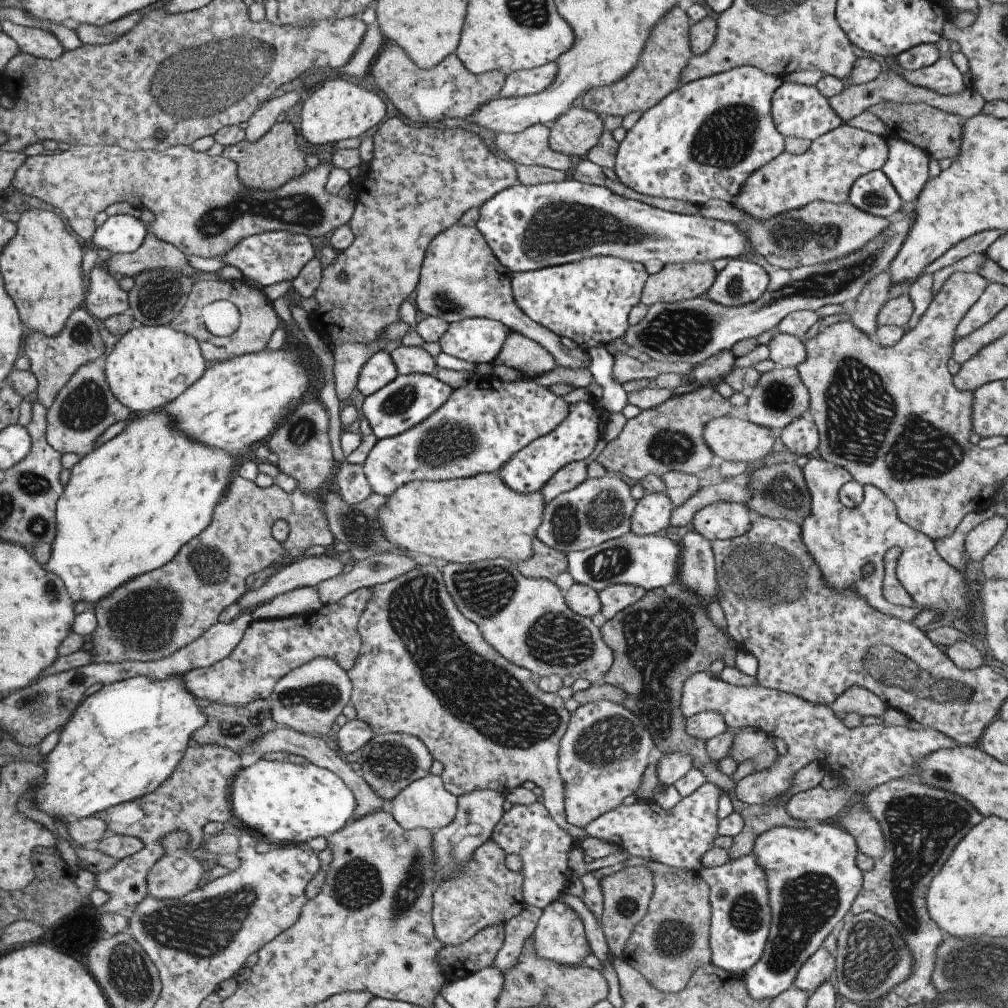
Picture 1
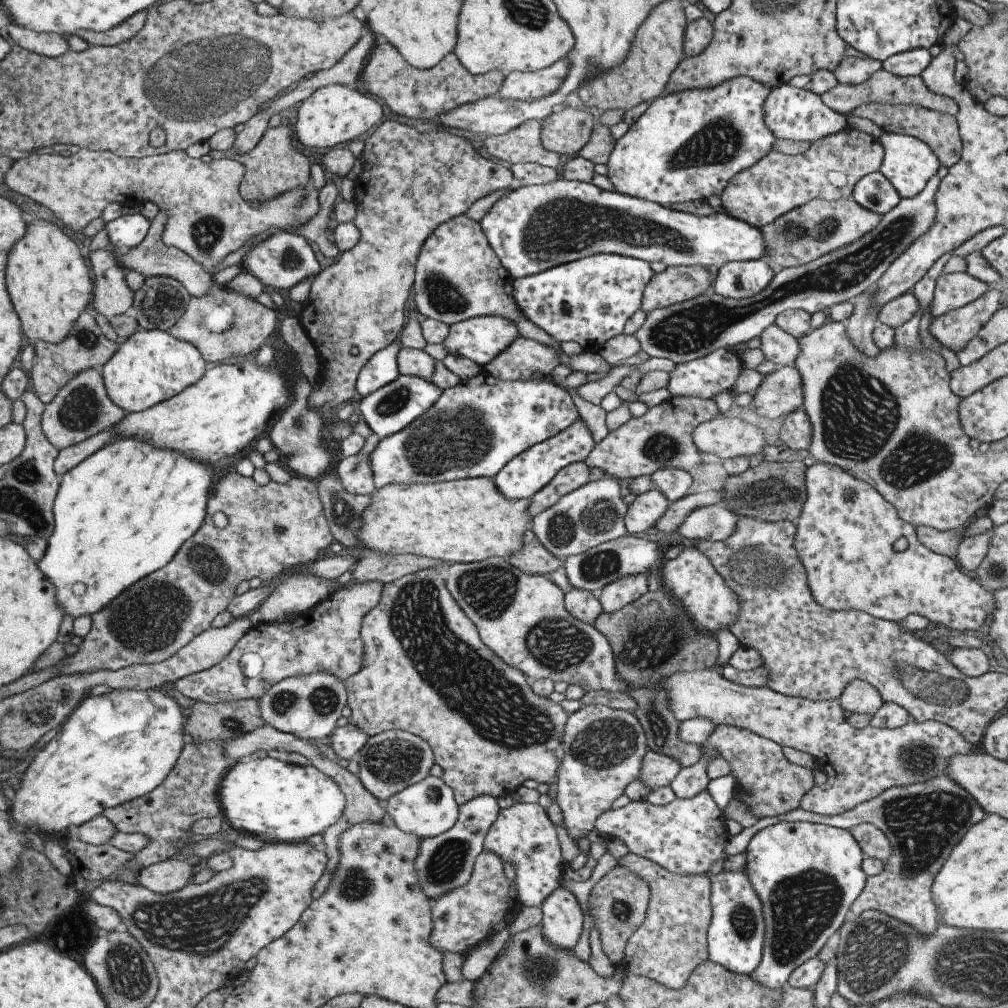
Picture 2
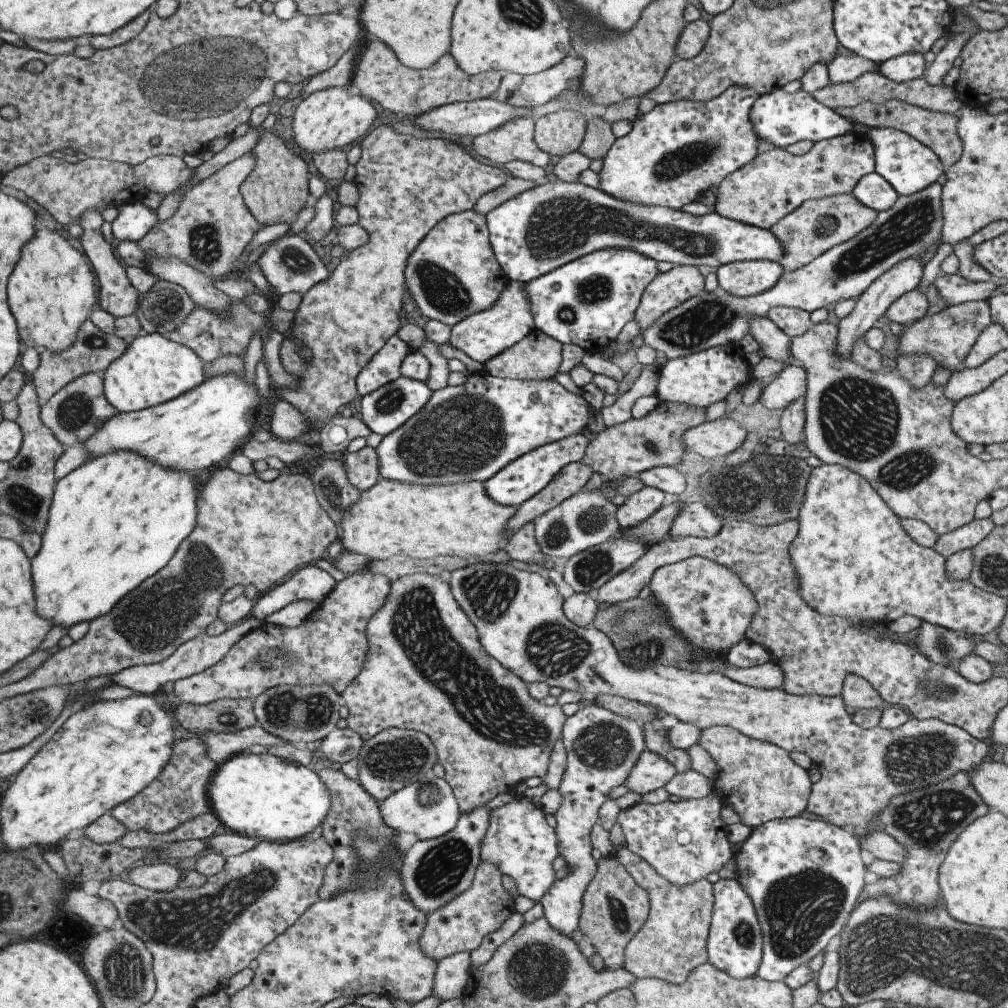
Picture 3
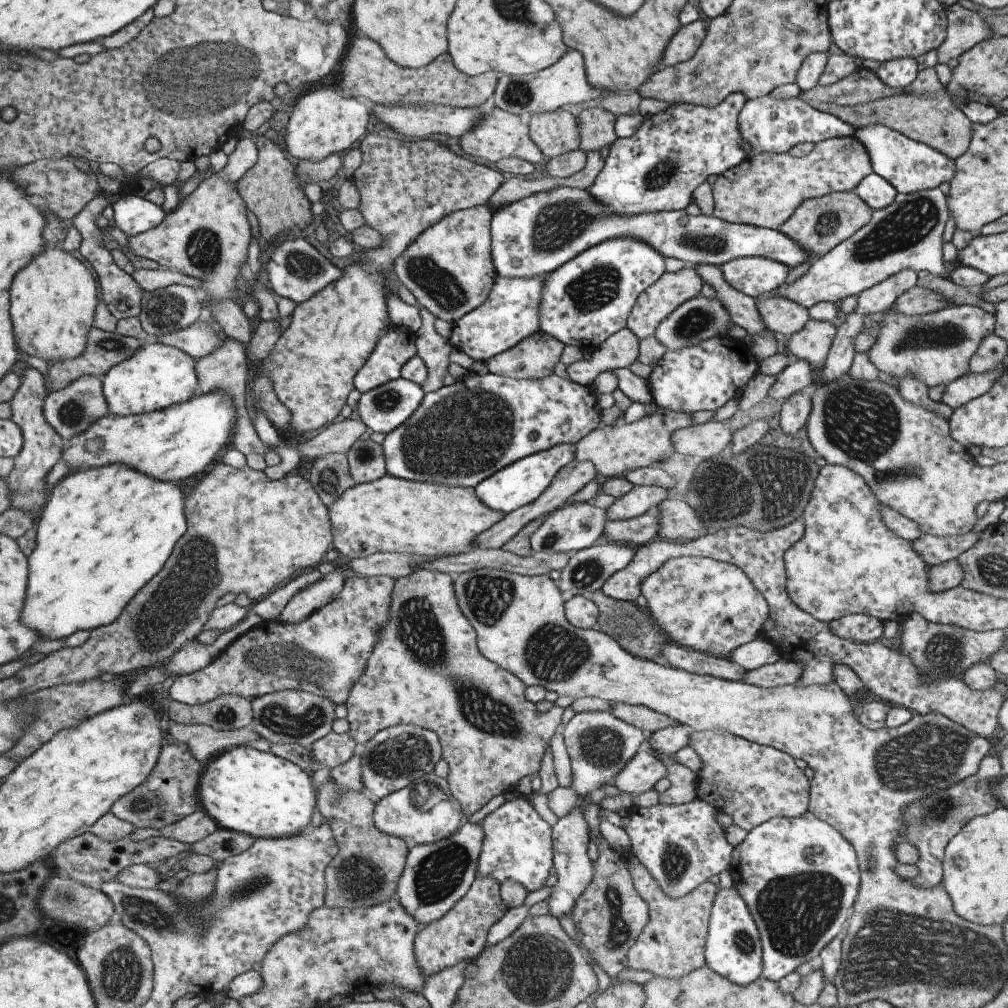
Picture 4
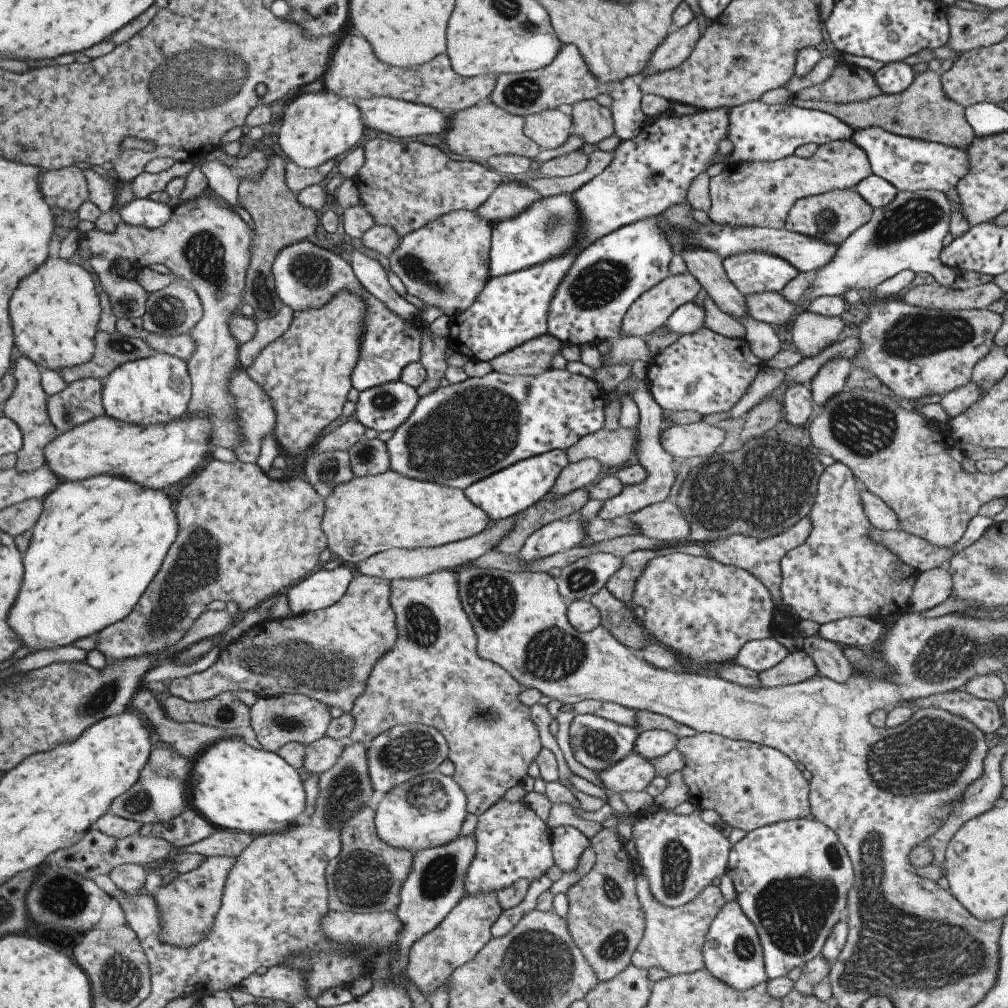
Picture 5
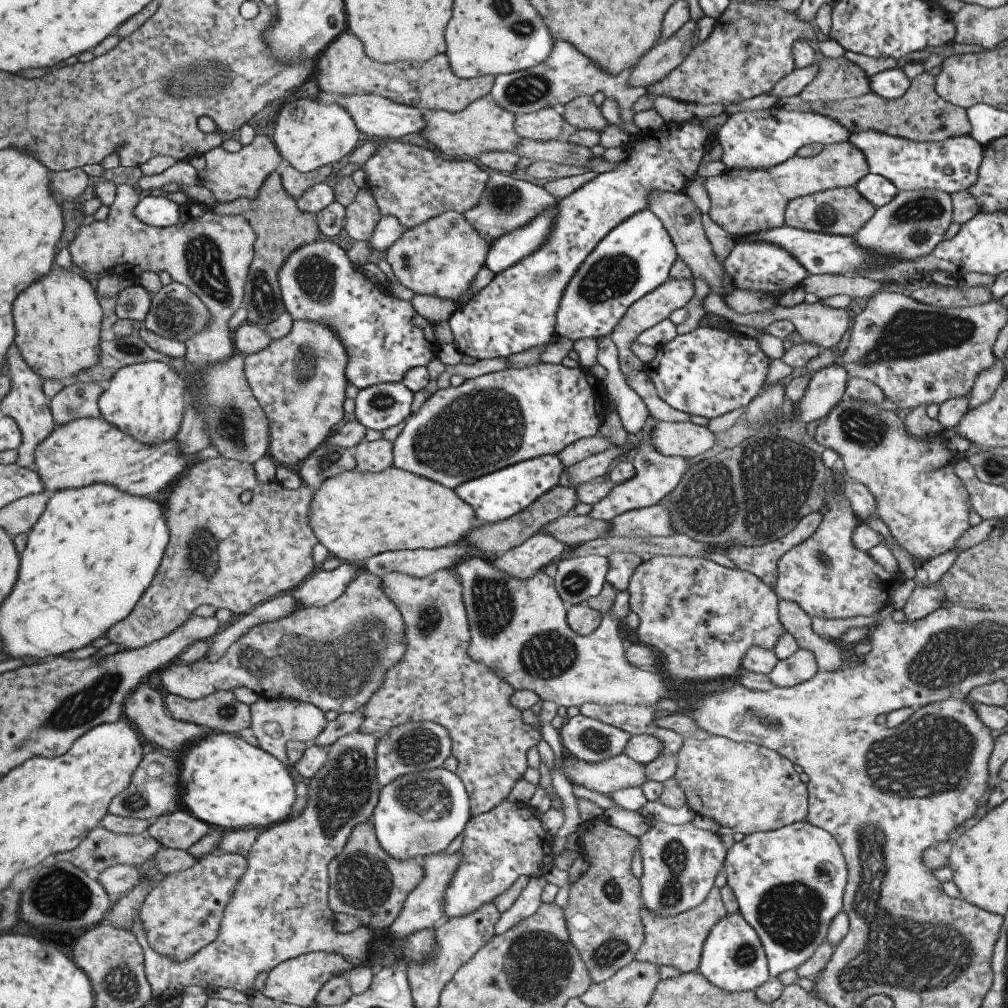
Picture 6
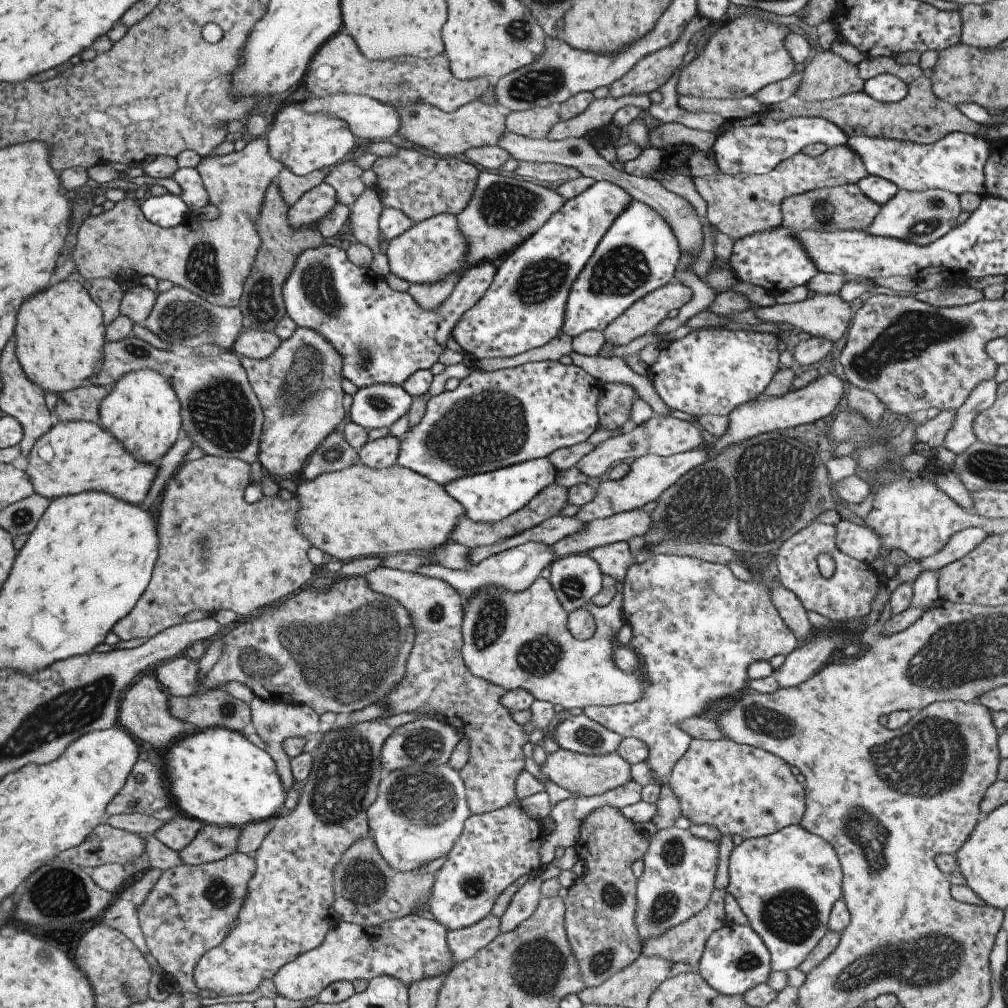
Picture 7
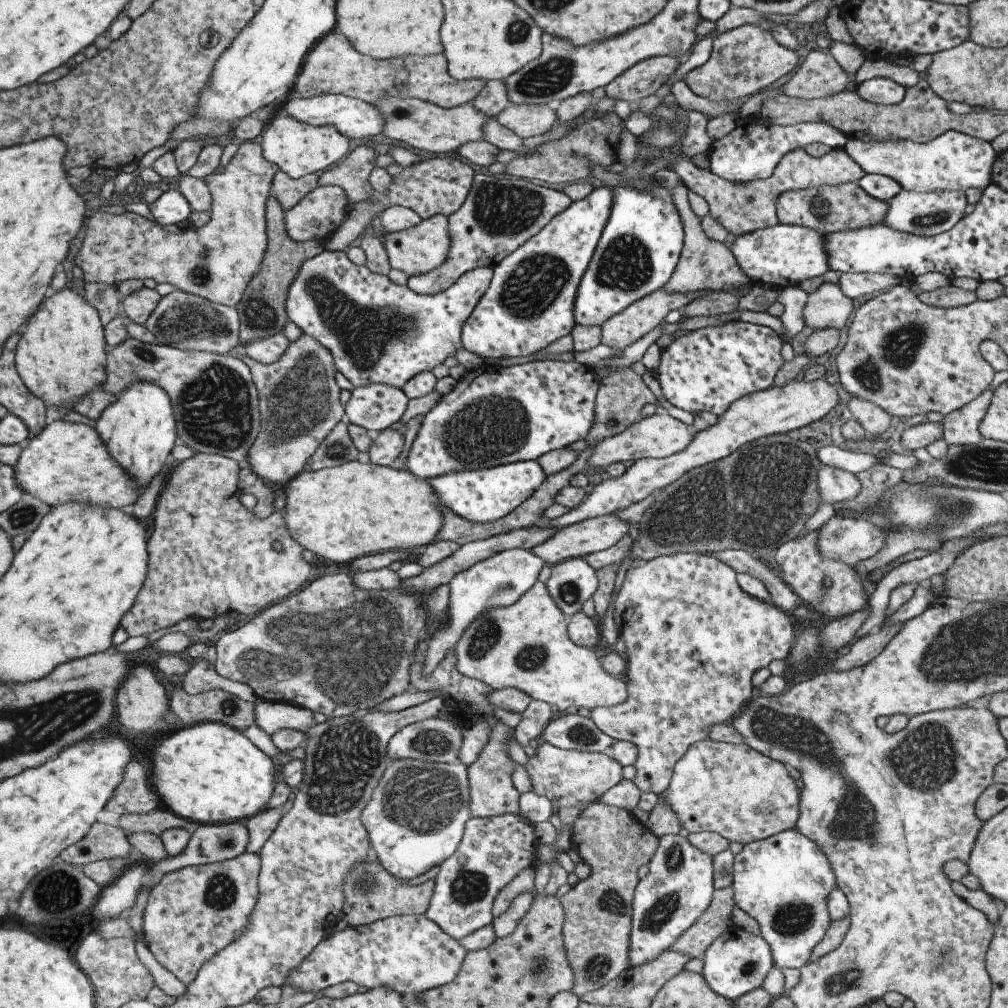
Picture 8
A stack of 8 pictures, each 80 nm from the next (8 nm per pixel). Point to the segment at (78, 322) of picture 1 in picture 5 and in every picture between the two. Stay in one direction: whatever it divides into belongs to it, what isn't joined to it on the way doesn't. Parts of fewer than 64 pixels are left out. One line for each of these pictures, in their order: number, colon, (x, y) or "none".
2: (53, 366)
3: (93, 350)
4: (104, 349)
5: (110, 350)

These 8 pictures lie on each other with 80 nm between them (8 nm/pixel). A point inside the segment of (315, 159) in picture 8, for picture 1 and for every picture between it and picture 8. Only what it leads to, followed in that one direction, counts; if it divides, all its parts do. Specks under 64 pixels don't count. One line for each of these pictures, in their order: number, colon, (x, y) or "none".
1: (337, 109)
2: (331, 115)
3: (333, 118)
4: (324, 121)
5: (312, 131)
6: (308, 134)
7: (301, 142)

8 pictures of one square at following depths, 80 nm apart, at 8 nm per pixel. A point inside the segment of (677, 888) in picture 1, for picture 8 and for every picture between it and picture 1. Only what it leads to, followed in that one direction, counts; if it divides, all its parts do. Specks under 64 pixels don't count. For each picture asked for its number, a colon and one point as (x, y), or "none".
2: (669, 943)
3: (671, 942)
4: (671, 944)
5: (672, 939)
6: (676, 941)
7: (684, 943)
8: (715, 919)

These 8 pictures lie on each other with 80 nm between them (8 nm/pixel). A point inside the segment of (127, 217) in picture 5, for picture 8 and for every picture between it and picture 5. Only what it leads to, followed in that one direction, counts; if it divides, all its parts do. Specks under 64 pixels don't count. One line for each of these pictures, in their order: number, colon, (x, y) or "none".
6: (159, 211)
7: (168, 210)
8: (170, 207)

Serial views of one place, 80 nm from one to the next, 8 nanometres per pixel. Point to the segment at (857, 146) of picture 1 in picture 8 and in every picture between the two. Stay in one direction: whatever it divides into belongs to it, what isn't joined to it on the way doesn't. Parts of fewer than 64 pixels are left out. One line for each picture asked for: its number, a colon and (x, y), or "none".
2: (777, 183)
3: (771, 185)
4: (762, 190)
5: (754, 194)
6: (743, 202)
7: (738, 205)
8: (744, 207)

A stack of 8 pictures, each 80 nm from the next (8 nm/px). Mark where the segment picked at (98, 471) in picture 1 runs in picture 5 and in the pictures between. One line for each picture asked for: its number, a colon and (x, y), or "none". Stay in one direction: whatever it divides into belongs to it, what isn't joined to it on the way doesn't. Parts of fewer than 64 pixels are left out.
2: (121, 514)
3: (117, 519)
4: (103, 533)
5: (97, 543)

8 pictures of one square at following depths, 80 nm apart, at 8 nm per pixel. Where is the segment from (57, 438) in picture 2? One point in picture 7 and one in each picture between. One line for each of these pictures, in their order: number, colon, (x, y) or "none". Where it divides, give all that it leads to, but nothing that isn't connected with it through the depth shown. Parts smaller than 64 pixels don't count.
3: (73, 413)
4: (69, 410)
5: (79, 401)
6: (77, 400)
7: (81, 404)

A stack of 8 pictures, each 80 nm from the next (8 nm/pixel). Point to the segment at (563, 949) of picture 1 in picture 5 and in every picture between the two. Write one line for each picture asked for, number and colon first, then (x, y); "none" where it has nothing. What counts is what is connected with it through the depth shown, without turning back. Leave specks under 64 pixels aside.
2: (561, 919)
3: (601, 747)
4: (598, 744)
5: (595, 742)

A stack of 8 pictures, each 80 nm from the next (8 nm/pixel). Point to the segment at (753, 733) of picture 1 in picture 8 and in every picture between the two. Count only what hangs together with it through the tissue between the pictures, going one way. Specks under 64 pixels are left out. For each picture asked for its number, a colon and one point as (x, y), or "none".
2: (773, 786)
3: (757, 780)
4: (751, 783)
5: (749, 785)
6: (747, 788)
7: (745, 791)
8: (742, 795)

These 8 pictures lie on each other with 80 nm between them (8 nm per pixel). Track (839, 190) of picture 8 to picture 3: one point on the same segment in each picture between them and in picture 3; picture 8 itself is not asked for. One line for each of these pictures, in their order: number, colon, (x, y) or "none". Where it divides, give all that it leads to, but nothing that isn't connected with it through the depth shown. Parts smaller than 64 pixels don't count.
3: (816, 225)
4: (818, 224)
5: (832, 216)
6: (842, 210)
7: (845, 207)

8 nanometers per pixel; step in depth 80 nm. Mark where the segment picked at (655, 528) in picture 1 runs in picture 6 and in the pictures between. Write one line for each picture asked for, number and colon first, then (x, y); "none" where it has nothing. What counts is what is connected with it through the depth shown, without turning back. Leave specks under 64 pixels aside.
2: (641, 514)
3: (639, 505)
4: (637, 499)
5: (659, 478)
6: (655, 475)

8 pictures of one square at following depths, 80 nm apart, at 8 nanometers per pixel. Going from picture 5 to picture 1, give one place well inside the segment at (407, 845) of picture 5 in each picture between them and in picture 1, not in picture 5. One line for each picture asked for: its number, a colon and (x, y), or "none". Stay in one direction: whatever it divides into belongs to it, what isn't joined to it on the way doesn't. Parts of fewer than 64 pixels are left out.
1: (424, 804)
2: (427, 808)
3: (427, 809)
4: (424, 811)

